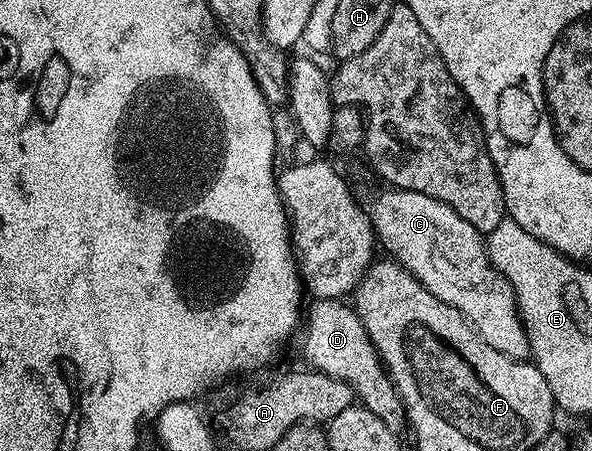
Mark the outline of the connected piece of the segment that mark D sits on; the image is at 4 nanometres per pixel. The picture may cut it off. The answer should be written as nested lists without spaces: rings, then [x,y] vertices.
[[[342,299],[315,300],[313,304],[305,314],[301,330],[302,353],[310,360],[309,368],[346,381],[354,389],[355,398],[372,415],[377,415],[394,433],[401,434],[408,425],[406,408],[357,313]]]

